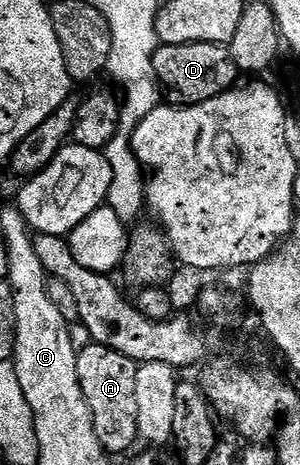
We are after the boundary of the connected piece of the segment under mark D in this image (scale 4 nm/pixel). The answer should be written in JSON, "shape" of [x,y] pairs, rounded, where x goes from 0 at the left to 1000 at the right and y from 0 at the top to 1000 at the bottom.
{"shape":[[[547,95],[517,112],[517,163],[540,196],[600,226],[697,219],[743,198],[787,187],[800,170],[797,144],[777,133],[767,110],[740,95]]]}

